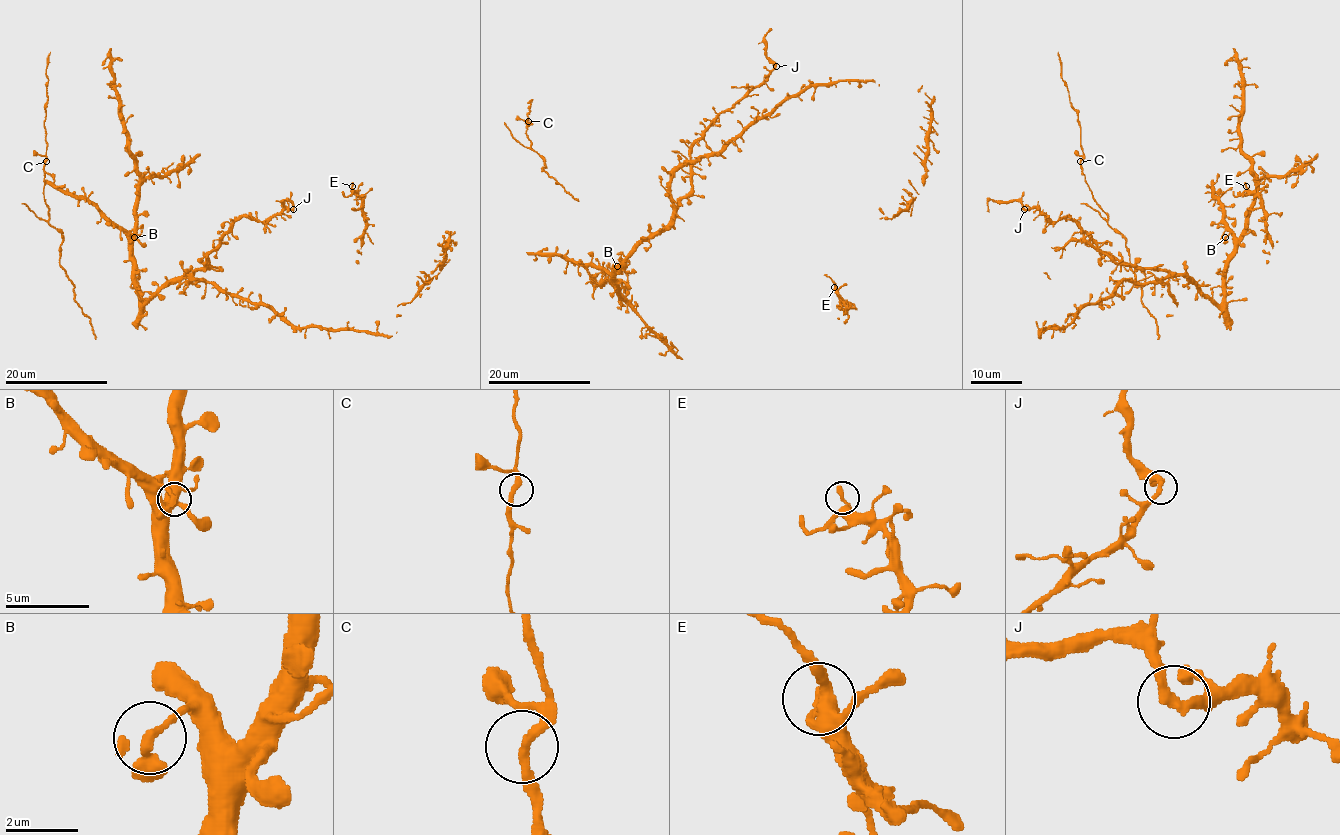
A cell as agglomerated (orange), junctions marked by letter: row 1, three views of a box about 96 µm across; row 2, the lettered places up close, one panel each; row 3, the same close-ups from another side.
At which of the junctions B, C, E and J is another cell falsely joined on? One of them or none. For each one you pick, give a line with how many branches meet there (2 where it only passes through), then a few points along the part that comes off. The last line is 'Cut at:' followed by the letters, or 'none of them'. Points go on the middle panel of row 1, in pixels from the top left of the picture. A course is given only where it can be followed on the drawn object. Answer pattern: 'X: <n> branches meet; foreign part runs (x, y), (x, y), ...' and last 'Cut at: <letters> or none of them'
Cut at: none of them

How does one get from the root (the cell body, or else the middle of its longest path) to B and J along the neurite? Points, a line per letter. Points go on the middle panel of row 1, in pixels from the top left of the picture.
B: (752, 124), (717, 152), (702, 155), (675, 171), (671, 220), (652, 232), (613, 270), (613, 275), (617, 266)
J: (752, 124), (717, 152), (675, 171), (675, 210), (692, 187), (692, 147), (775, 66)

